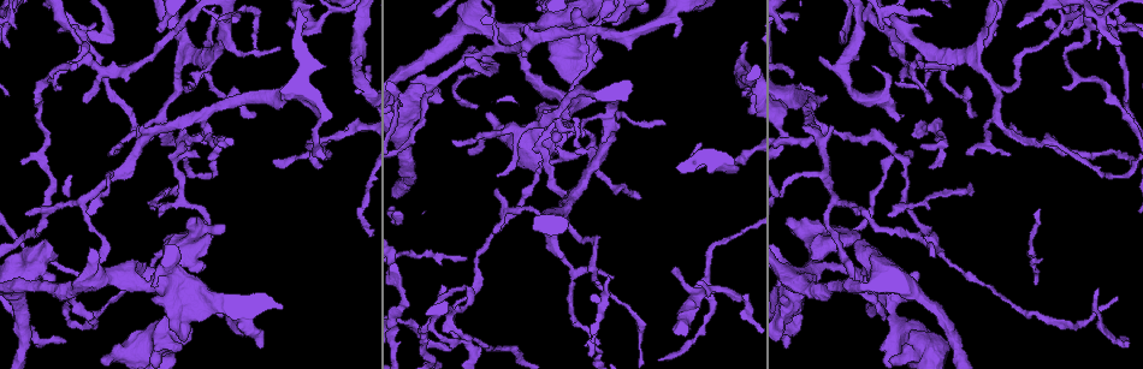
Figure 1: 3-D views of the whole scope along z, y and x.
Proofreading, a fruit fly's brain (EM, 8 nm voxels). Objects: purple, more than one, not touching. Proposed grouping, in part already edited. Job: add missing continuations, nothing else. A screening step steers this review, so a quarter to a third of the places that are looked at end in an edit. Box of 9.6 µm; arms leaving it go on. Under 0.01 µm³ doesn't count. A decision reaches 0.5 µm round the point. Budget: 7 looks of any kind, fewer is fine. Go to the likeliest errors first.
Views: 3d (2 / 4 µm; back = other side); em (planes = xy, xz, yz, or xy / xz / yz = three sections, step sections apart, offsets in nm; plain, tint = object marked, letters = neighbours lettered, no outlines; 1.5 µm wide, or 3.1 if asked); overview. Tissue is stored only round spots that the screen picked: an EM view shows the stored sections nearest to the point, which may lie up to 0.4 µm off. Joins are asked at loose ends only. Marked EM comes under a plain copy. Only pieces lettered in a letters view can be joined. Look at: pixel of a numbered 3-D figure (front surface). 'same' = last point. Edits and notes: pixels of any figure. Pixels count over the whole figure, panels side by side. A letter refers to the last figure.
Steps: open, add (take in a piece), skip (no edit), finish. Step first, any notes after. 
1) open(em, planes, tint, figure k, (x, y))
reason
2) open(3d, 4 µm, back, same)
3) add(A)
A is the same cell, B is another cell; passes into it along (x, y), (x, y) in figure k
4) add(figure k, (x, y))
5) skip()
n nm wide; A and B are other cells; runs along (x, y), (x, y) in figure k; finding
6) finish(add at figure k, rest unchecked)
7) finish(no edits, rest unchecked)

open(em, xz, step 4, tint, figure 1, (257, 48))
free end

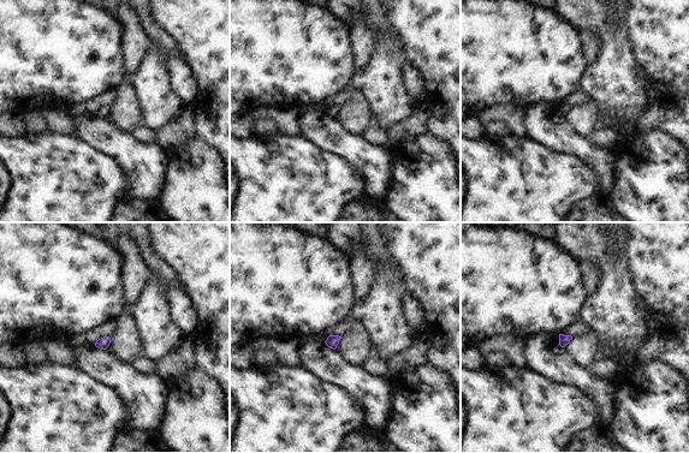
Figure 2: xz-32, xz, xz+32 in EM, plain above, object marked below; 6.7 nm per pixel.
open(em, yz, step 4, letters, same)
cut it another way

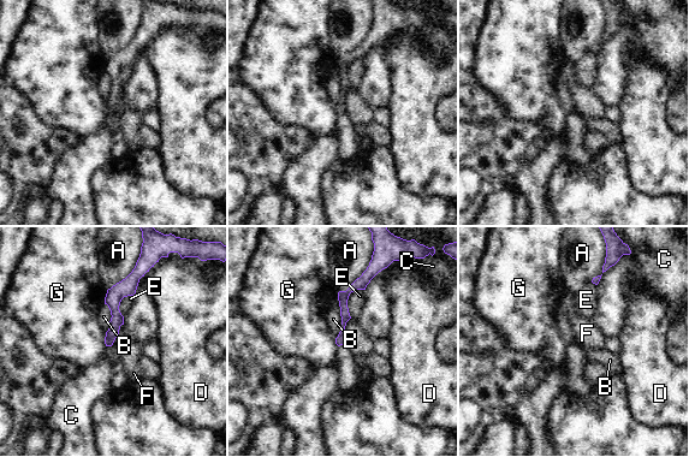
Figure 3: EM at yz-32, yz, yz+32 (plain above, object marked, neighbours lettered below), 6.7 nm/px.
skip()
70 nm wide; A, B, C, D, E, F and G are other cells; border along (106, 303), (111, 320), (105, 332) in figure 3; no lettered piece goes on from it

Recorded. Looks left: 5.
open(em, planes, letters, figure 1, (866, 305))
an open end

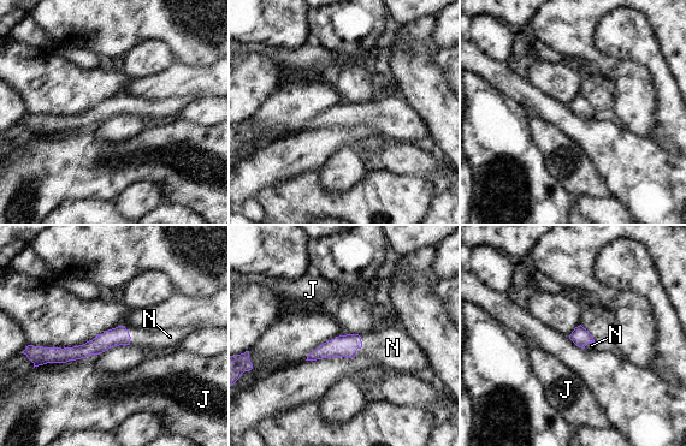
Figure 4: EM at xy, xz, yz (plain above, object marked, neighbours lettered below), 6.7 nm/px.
add(N)
N is the same cell, J is another cell; passes into it along (346, 346), (361, 346), (392, 348) in figure 4; it goes on there

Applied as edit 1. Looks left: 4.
open(em, planes, letters, figure 1, (545, 9))
branch stops here

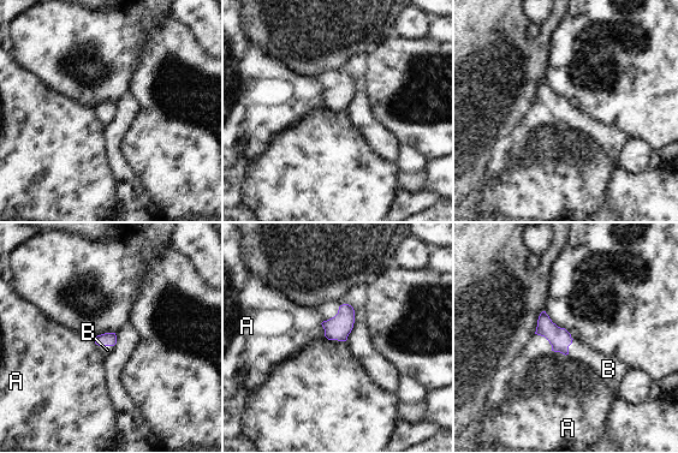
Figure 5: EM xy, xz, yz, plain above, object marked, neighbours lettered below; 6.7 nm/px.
add(B)
B is the same cell, A is another cell; passes into it along (108, 339), (105, 345), (107, 350) in figure 5; the cell continues

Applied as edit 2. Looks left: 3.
finish(add at figure 4, add at figure 5, rest unchecked)

